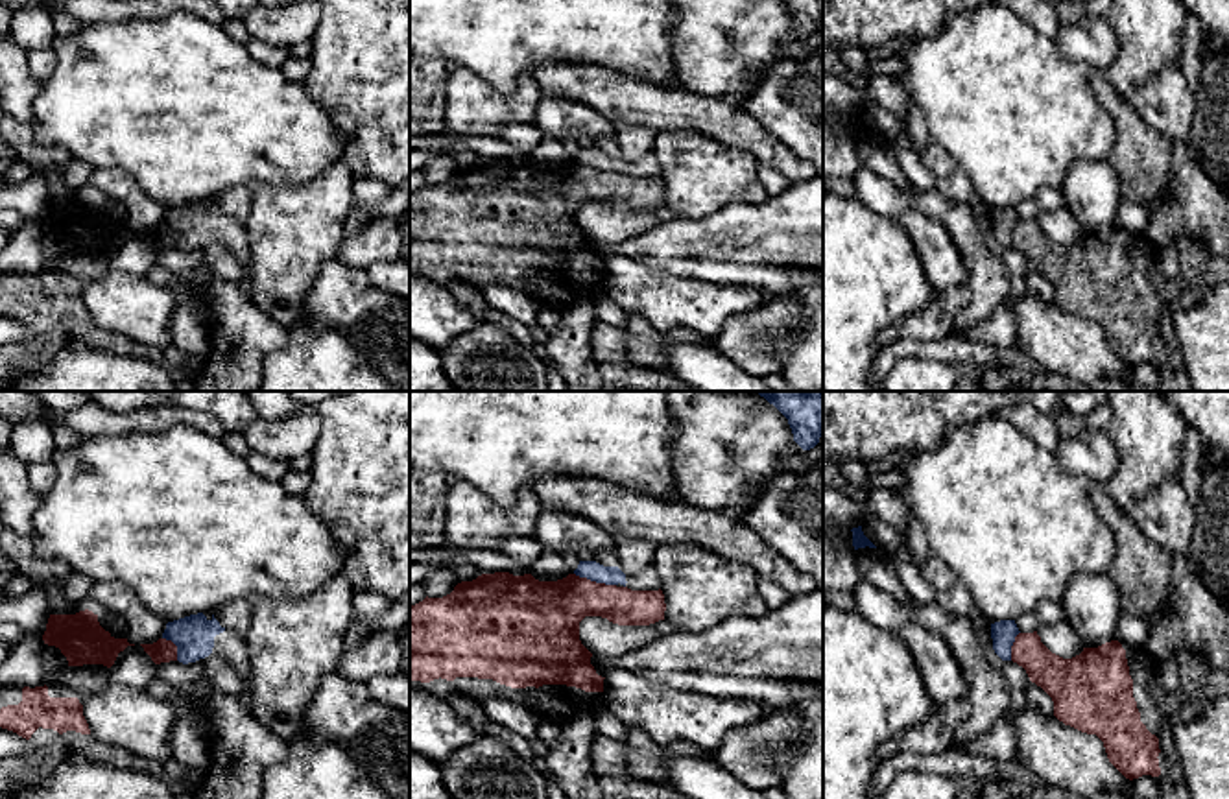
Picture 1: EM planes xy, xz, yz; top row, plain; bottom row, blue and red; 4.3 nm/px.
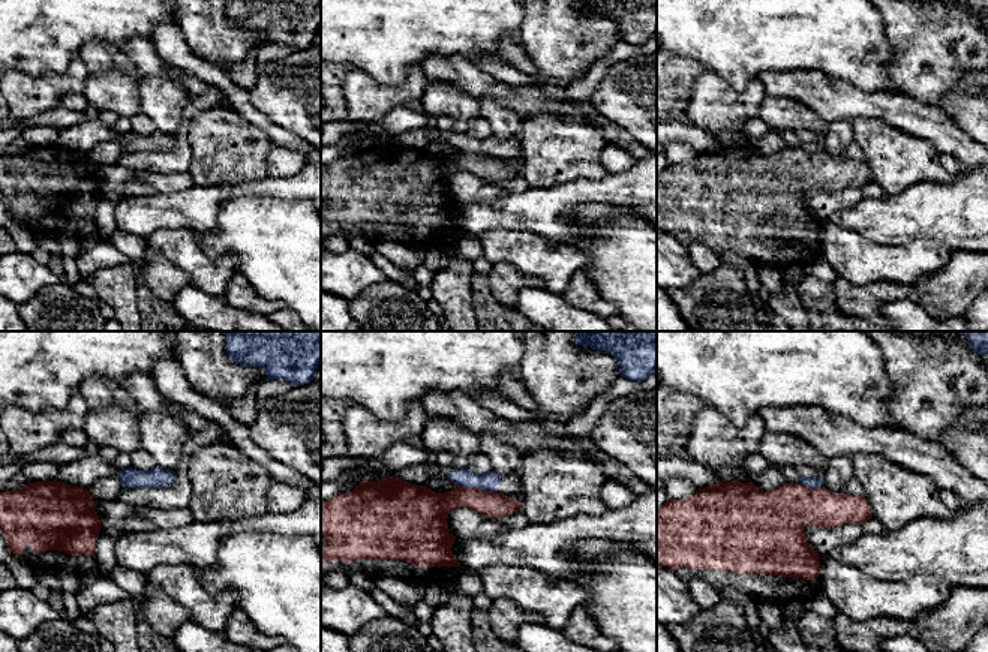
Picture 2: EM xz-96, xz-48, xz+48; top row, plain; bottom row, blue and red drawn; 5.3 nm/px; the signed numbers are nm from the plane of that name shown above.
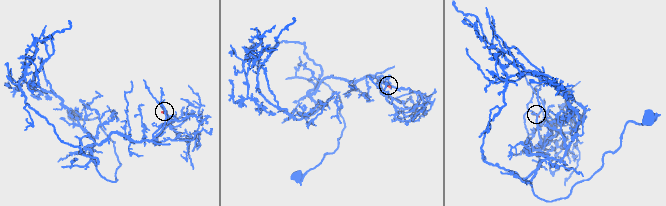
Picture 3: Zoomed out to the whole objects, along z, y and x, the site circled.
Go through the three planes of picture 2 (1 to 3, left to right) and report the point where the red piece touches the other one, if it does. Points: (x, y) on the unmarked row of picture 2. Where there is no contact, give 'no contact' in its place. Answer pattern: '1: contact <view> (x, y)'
1: no contact
2: contact xz-48 (476, 152)
3: contact xz+48 (810, 152)

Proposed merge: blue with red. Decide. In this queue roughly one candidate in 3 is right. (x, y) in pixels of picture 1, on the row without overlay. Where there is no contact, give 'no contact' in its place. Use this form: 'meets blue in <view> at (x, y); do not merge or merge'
meets blue in xz at (595, 166); do not merge

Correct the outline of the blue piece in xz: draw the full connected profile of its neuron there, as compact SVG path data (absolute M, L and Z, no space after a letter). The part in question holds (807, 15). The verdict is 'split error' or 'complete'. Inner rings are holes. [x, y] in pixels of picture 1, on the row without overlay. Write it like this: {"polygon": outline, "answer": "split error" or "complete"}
{"polygon": "M782 0L793 20L793 28L810 37L819 30L823 22L823 0Z", "answer": "complete"}

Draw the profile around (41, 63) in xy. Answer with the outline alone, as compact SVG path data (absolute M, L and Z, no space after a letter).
M52 48L31 50L28 52L30 72L37 79L48 79L55 68L55 54Z

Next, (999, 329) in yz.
M1009 301L1002 303L989 317L971 328L969 340L1017 349L1017 321Z

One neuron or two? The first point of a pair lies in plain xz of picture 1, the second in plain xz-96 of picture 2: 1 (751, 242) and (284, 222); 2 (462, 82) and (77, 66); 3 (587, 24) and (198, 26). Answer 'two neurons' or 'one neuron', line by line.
1: two neurons
2: one neuron
3: two neurons

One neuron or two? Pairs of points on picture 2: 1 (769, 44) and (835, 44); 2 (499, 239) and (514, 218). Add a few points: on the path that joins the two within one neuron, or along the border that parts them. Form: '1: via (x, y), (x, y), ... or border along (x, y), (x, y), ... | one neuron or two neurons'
1: via (786, 44), (819, 44) | one neuron
2: border along (540, 233), (491, 227), (479, 237) | two neurons

